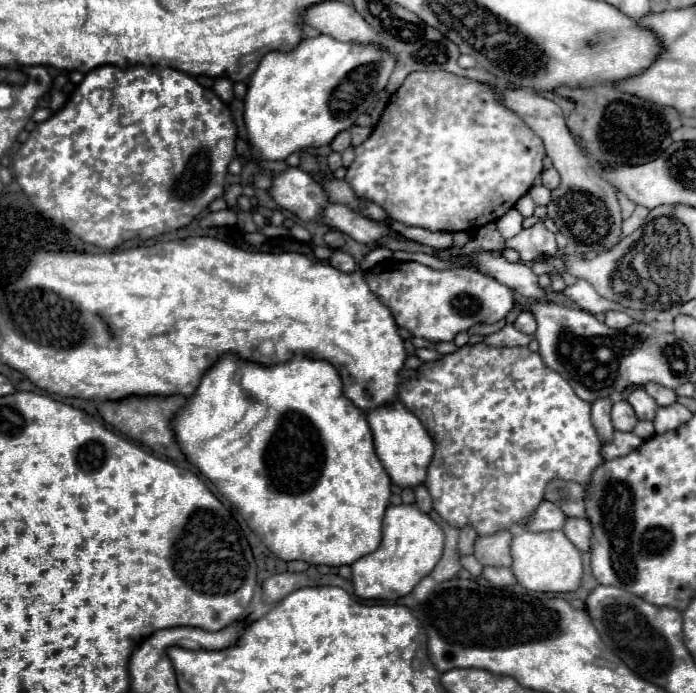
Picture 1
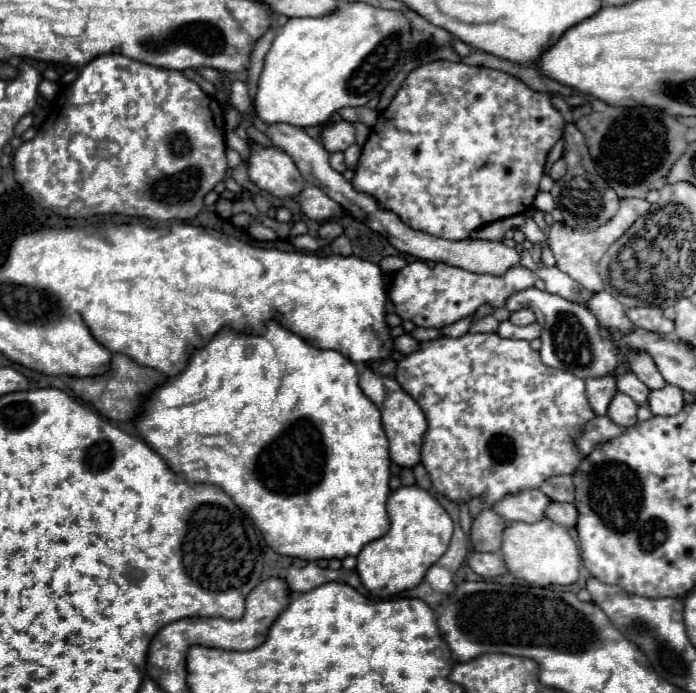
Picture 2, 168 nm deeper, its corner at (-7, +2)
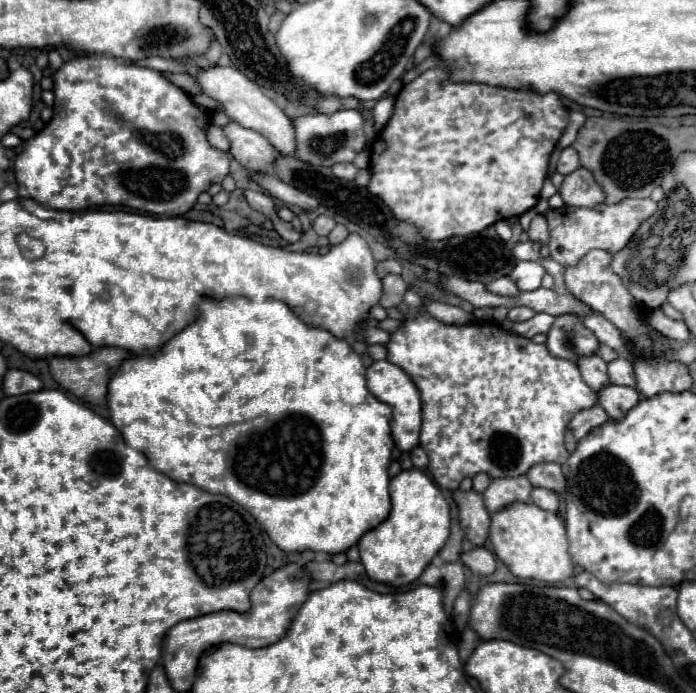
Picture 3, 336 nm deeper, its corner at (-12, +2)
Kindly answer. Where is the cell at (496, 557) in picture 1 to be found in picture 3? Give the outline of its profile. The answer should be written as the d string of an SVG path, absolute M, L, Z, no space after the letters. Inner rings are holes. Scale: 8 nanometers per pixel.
M454 490L452 492L454 502L458 506L458 518L460 526L466 532L466 538L474 546L482 546L488 540L488 526L490 526L490 514L482 502L482 496L474 490Z

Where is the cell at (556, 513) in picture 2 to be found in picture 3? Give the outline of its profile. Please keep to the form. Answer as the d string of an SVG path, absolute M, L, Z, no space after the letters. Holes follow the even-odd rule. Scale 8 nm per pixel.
M532 488L532 502L550 512L560 510L560 498L556 496L556 492L552 492L548 488Z

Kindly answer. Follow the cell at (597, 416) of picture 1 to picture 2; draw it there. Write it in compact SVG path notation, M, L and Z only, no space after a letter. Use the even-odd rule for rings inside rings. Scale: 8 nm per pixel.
M611 376L605 378L595 378L595 380L587 380L587 396L589 396L589 404L593 408L593 412L597 416L605 416L607 408L617 392L615 388L615 380Z

